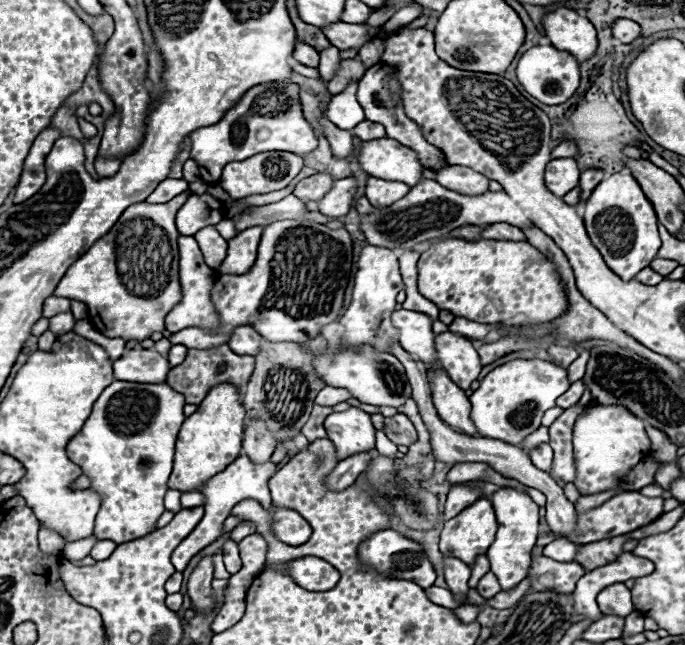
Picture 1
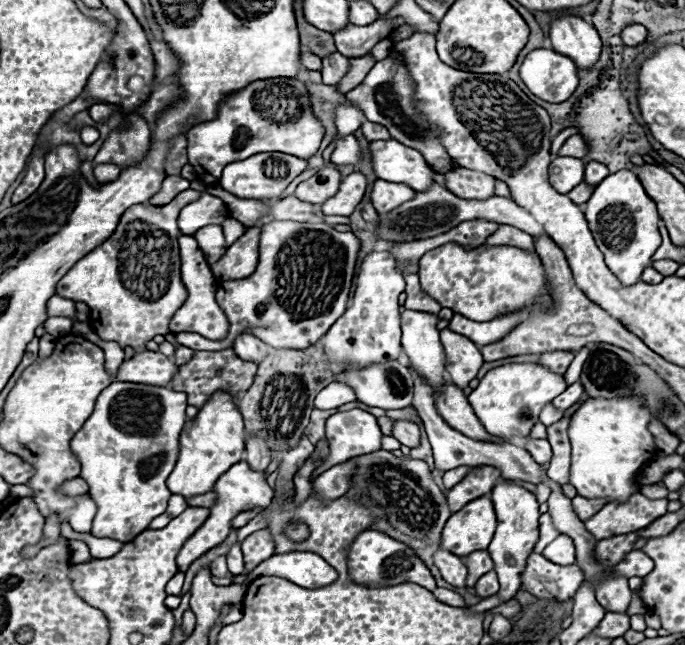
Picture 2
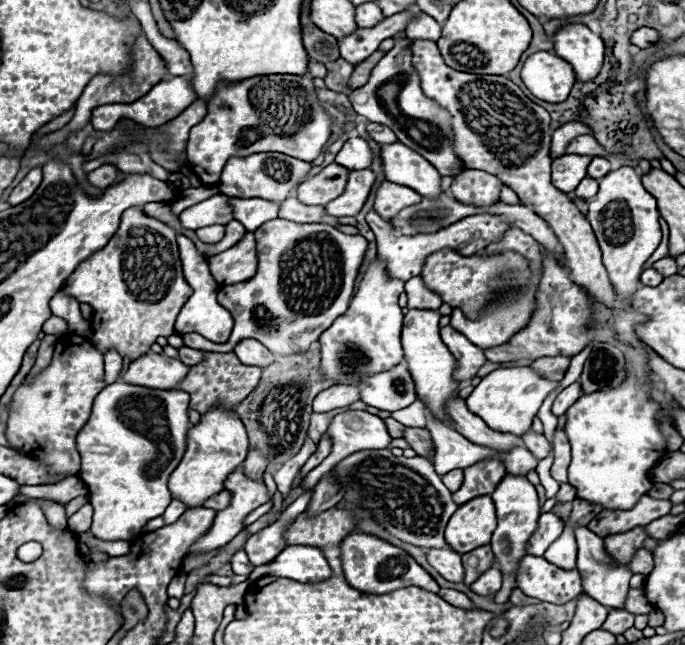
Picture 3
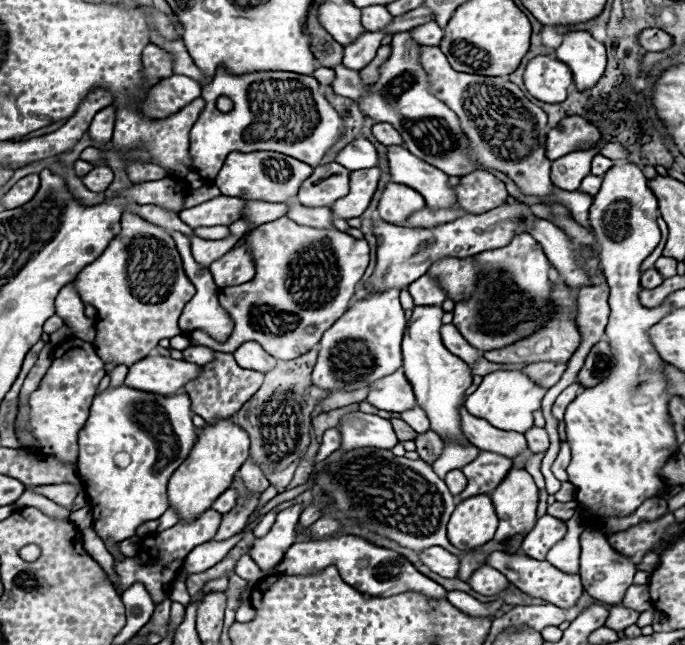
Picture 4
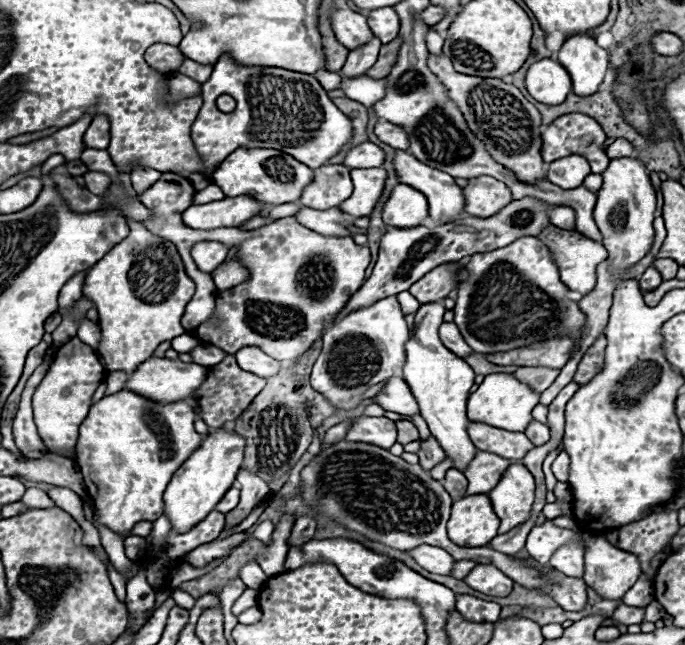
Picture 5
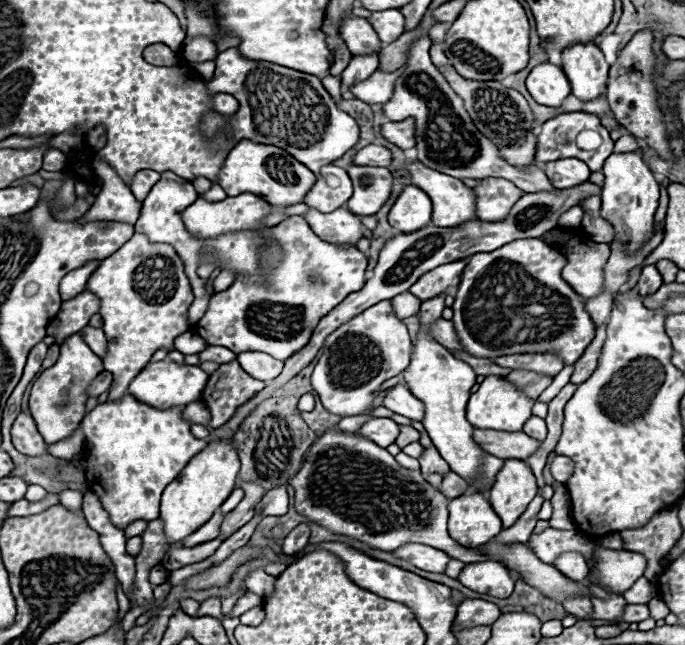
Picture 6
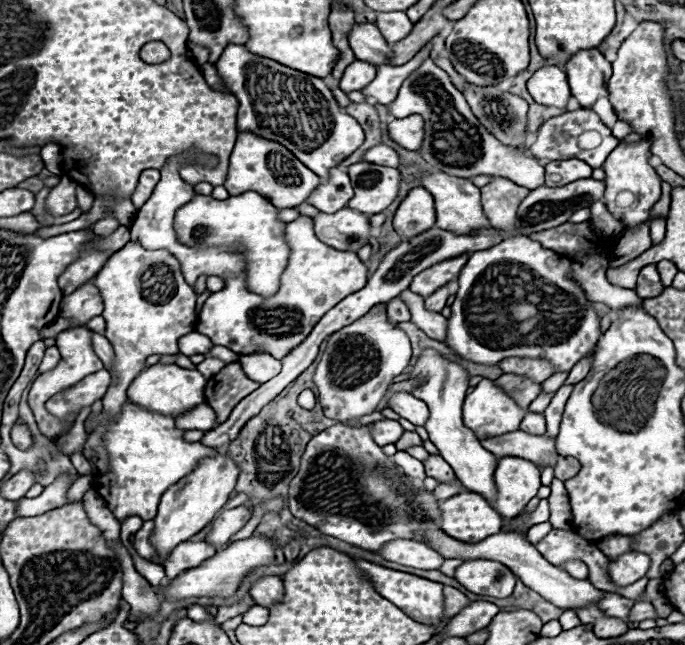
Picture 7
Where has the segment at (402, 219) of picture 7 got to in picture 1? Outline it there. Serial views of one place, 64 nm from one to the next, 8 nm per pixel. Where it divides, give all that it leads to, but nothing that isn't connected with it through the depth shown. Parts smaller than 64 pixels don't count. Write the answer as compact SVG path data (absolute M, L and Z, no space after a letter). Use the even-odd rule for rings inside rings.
M370 176L366 180L366 198L370 200L372 206L388 206L408 194L410 186L404 182L392 182L392 180L382 180Z

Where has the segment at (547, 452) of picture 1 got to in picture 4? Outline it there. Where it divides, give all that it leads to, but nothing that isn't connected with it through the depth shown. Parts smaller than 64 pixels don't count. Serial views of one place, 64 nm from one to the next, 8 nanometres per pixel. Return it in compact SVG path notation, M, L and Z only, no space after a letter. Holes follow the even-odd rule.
M530 428L524 434L526 442L528 442L528 450L534 454L542 454L548 450L548 434L544 428Z

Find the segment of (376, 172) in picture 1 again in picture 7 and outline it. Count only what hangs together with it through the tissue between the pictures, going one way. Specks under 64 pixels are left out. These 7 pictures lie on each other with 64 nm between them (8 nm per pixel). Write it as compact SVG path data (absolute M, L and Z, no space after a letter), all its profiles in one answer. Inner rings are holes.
M422 172L422 188L426 188L436 202L436 226L456 232L456 234L466 234L472 232L480 226L488 228L490 222L486 220L480 204L480 188L476 188L470 180L466 178L454 178L442 172Z

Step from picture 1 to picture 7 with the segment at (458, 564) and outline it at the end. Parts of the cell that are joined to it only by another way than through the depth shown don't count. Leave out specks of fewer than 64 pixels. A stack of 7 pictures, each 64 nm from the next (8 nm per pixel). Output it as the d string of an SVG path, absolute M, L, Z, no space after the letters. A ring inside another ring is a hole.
M394 540L386 544L378 554L382 554L386 560L420 568L420 570L440 570L442 562L446 560L428 544L414 542L414 540Z

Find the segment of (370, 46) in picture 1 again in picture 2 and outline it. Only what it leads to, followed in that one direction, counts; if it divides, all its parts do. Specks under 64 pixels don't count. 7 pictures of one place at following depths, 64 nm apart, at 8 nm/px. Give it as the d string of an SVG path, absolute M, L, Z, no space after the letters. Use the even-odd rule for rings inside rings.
M385 38L373 47L371 54L377 62L386 58L390 54L390 48L392 48L392 40L390 40L390 38Z

